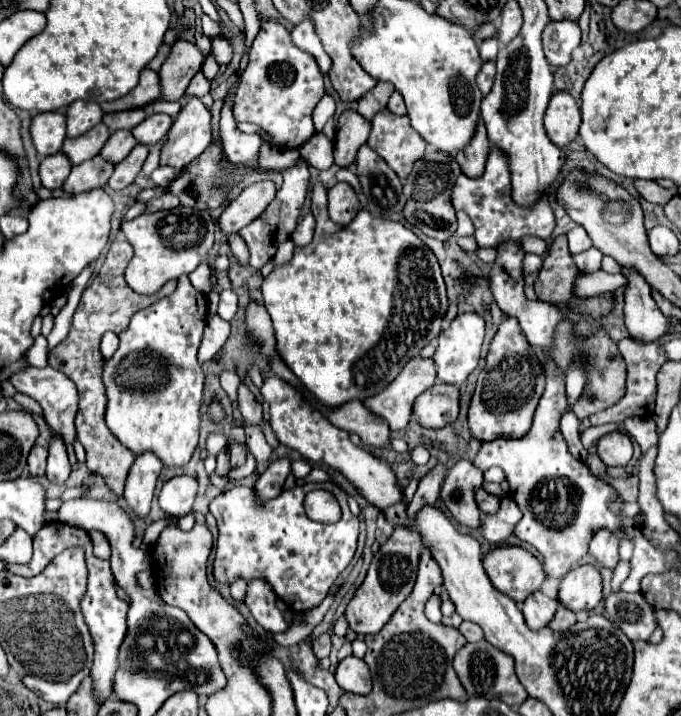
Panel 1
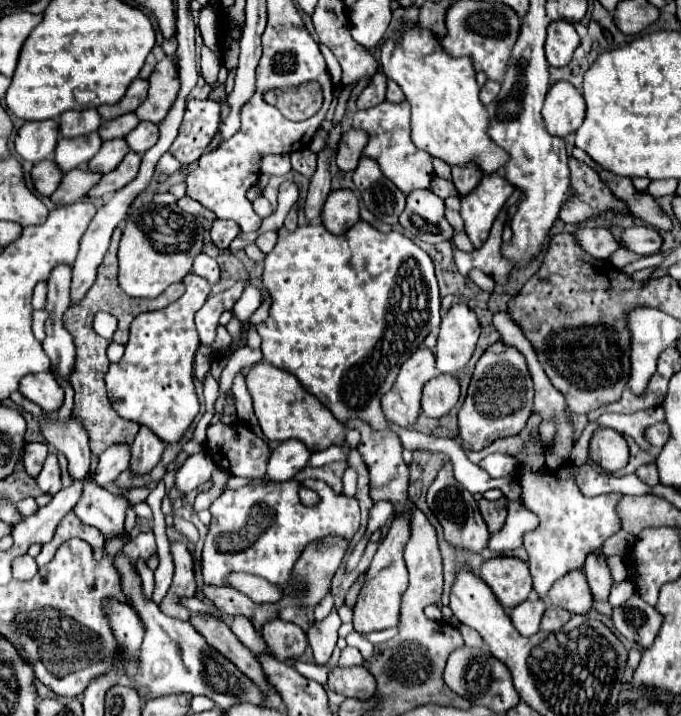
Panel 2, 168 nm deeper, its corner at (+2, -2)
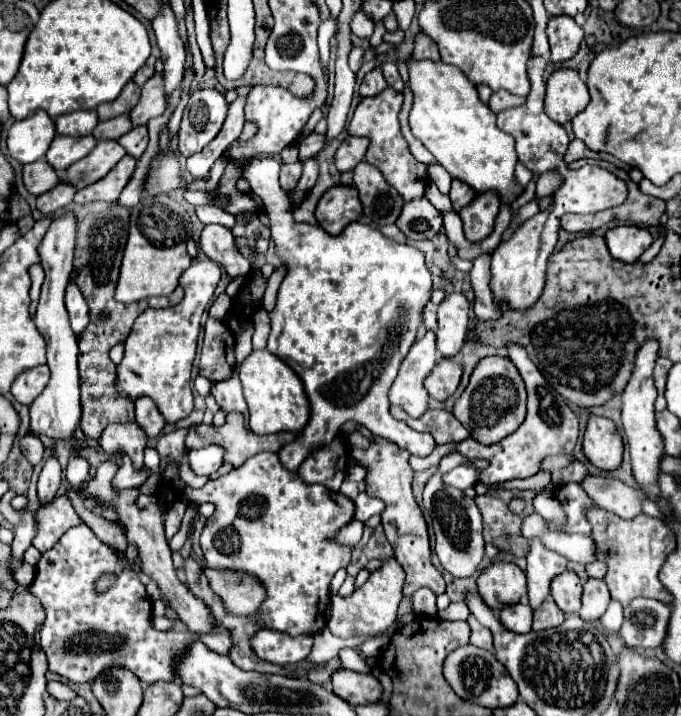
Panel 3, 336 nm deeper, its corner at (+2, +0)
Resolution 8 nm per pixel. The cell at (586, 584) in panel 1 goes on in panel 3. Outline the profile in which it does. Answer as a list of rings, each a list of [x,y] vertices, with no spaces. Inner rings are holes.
[[[563,572],[551,582],[551,596],[555,604],[565,612],[573,614],[581,610],[581,580],[575,572]]]

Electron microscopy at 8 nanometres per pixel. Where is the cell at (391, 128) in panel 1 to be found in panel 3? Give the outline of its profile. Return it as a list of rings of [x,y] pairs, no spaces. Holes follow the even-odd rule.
[[[385,88],[385,92],[373,96],[373,98],[363,98],[355,114],[349,122],[349,134],[351,136],[367,136],[369,148],[364,160],[373,164],[375,168],[381,170],[383,178],[403,196],[405,202],[413,198],[421,198],[425,194],[427,182],[429,182],[429,172],[427,166],[417,162],[415,156],[409,152],[409,144],[401,134],[401,124],[399,124],[399,112],[403,106],[403,92],[393,92],[391,88]]]

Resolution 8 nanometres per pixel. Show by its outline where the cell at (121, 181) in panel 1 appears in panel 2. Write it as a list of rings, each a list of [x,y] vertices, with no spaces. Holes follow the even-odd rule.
[[[127,152],[127,156],[121,160],[121,164],[113,172],[101,176],[101,180],[97,182],[97,186],[87,194],[87,198],[99,200],[105,194],[121,190],[123,186],[127,186],[137,176],[137,166],[139,164],[141,164],[141,156],[135,154],[135,152]]]

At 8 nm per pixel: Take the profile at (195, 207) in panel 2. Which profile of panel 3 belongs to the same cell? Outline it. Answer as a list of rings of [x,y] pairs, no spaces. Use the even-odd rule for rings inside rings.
[[[196,206],[195,212],[203,224],[221,224],[227,228],[235,226],[235,216],[215,206]]]

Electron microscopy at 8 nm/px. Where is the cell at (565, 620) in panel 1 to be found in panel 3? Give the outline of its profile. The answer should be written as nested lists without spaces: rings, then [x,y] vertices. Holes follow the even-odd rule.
[[[547,598],[537,610],[535,610],[535,620],[533,620],[533,630],[547,630],[555,628],[565,620],[565,614],[561,608],[553,602],[553,598]]]

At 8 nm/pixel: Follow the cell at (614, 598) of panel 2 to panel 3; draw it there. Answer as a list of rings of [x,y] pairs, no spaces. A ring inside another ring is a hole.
[[[611,600],[607,612],[601,616],[601,624],[611,632],[617,632],[621,628],[621,624],[623,624],[623,606],[617,600]]]

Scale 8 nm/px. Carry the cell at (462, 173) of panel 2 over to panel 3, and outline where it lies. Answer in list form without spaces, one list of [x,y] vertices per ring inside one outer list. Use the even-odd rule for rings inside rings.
[[[453,180],[449,198],[451,198],[451,202],[453,202],[455,212],[459,212],[463,206],[467,206],[467,204],[475,198],[475,194],[477,194],[477,192],[475,192],[473,188],[469,188],[469,184],[465,184],[465,182],[461,182],[461,180]]]

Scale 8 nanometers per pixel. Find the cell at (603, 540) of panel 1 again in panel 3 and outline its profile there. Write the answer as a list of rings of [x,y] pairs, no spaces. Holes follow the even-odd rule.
[[[587,578],[585,586],[583,586],[583,606],[579,610],[579,616],[583,620],[597,620],[603,616],[603,612],[607,610],[611,596],[609,596],[609,588],[603,580],[597,578]]]

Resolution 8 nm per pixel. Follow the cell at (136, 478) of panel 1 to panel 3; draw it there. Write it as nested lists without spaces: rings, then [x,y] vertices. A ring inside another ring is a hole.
[[[141,398],[135,402],[135,414],[137,424],[143,428],[147,438],[157,438],[165,426],[165,420],[161,420],[161,414],[157,412],[157,406],[149,398]]]

